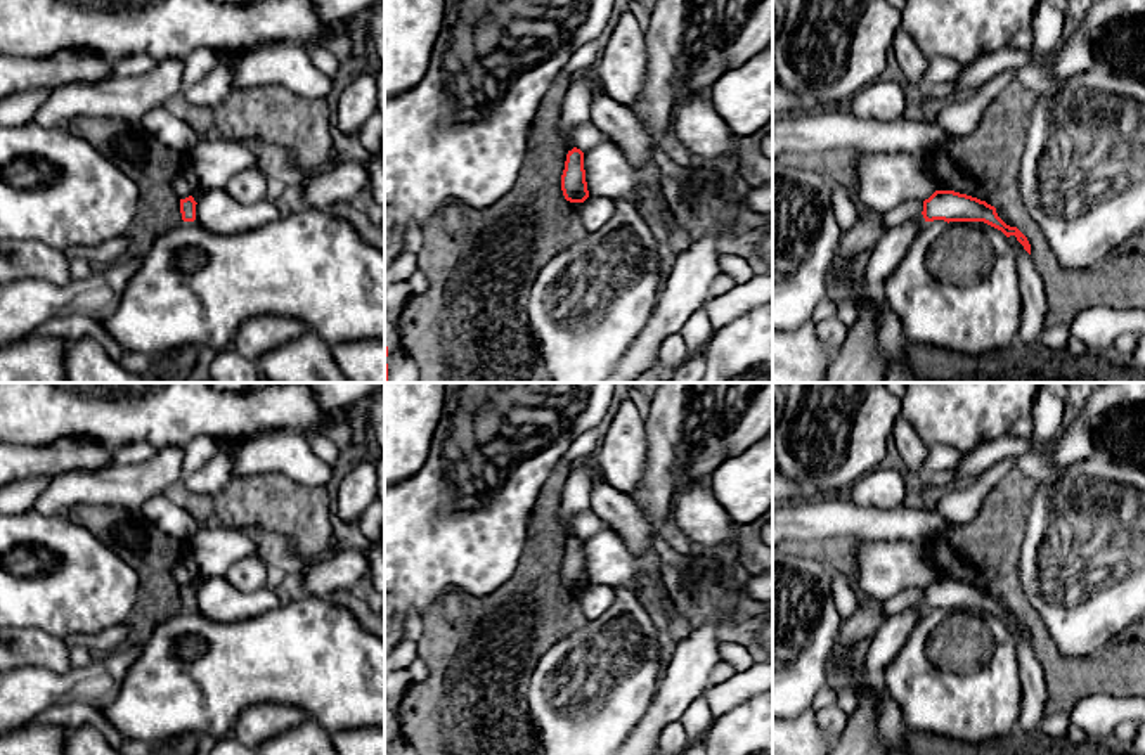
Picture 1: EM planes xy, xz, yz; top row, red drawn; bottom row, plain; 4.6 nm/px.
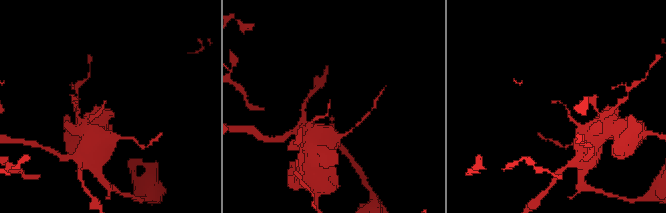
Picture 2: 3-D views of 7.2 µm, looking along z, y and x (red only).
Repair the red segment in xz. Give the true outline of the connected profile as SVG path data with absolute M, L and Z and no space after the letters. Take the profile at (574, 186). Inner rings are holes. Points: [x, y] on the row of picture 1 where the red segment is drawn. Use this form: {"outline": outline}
{"outline": "M577 147L566 154L565 170L561 175L561 190L565 199L570 203L584 203L589 197L584 152Z"}

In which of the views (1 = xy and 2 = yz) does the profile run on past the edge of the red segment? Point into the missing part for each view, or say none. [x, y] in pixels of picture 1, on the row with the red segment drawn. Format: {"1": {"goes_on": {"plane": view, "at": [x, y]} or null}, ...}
{"1": {"goes_on": null}, "2": {"goes_on": null}}

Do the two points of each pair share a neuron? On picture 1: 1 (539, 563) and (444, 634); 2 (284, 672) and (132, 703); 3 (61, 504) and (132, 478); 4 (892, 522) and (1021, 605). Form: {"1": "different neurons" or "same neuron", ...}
{"1": "same neuron", "2": "same neuron", "3": "same neuron", "4": "different neurons"}

